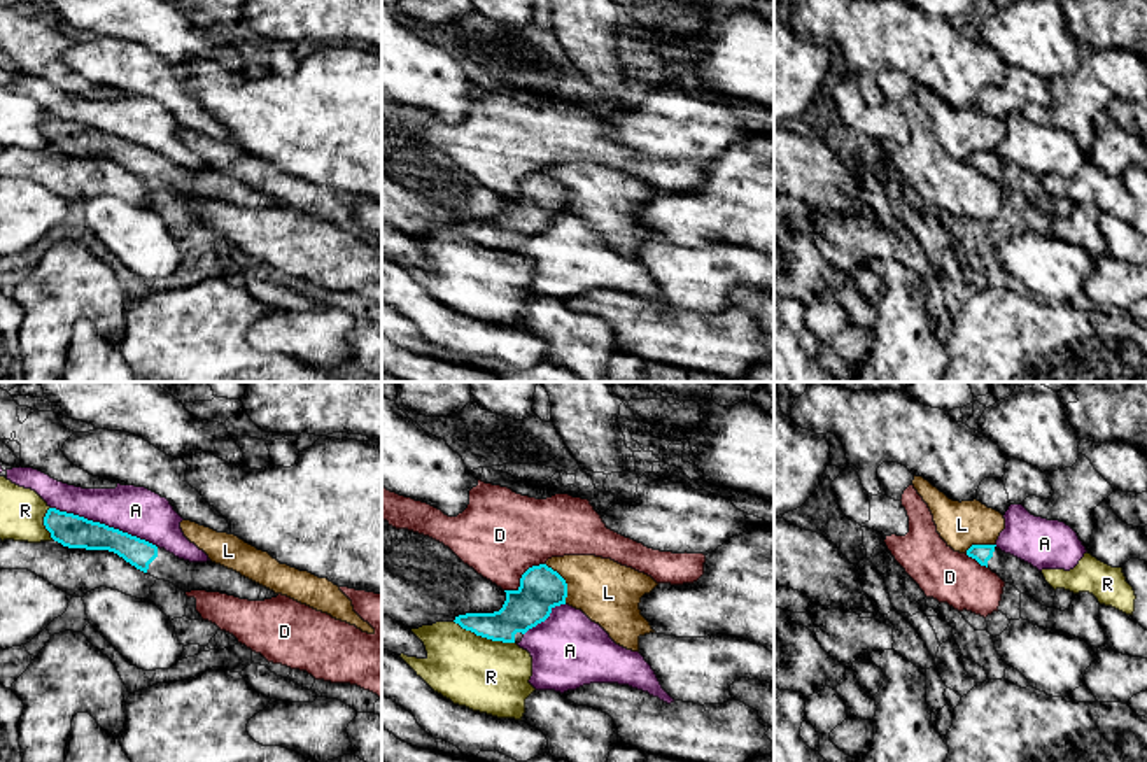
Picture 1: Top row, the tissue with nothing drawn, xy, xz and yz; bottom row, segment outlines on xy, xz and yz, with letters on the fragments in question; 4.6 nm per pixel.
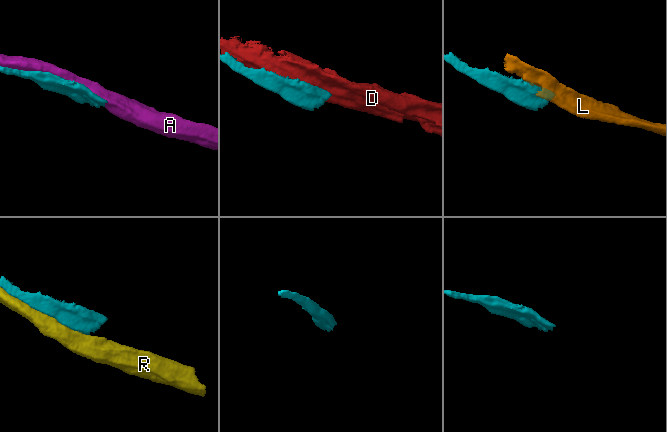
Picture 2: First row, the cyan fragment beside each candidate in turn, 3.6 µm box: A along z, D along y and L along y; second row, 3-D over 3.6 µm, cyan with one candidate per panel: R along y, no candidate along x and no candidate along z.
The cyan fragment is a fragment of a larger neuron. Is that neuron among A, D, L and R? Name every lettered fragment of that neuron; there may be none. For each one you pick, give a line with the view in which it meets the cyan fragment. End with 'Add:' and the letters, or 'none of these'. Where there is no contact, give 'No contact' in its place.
Add: none of these

